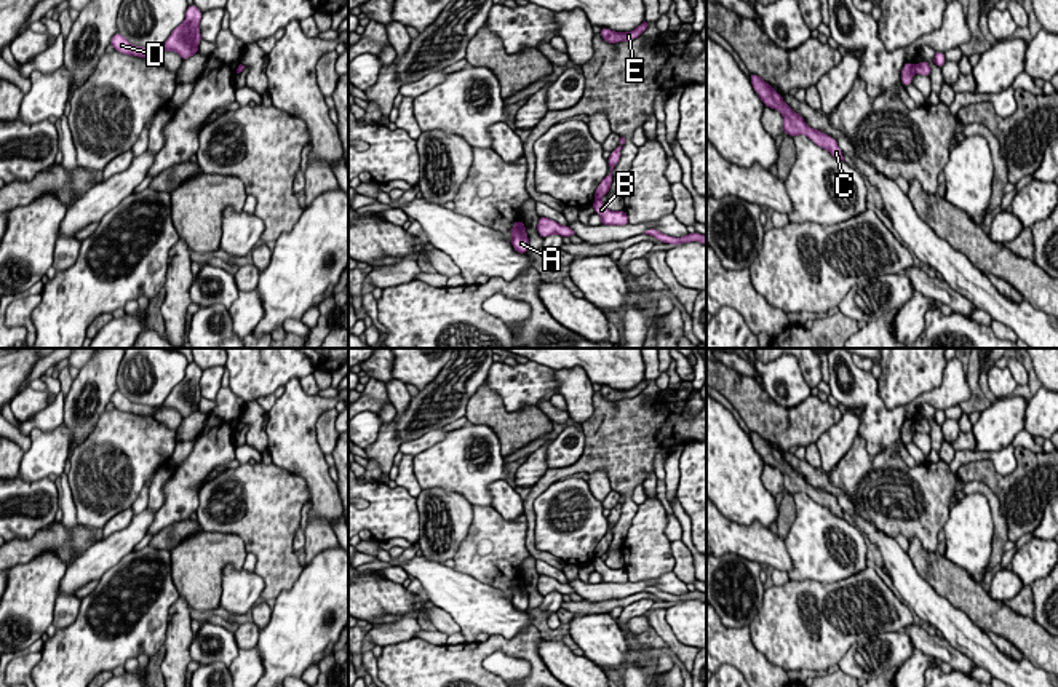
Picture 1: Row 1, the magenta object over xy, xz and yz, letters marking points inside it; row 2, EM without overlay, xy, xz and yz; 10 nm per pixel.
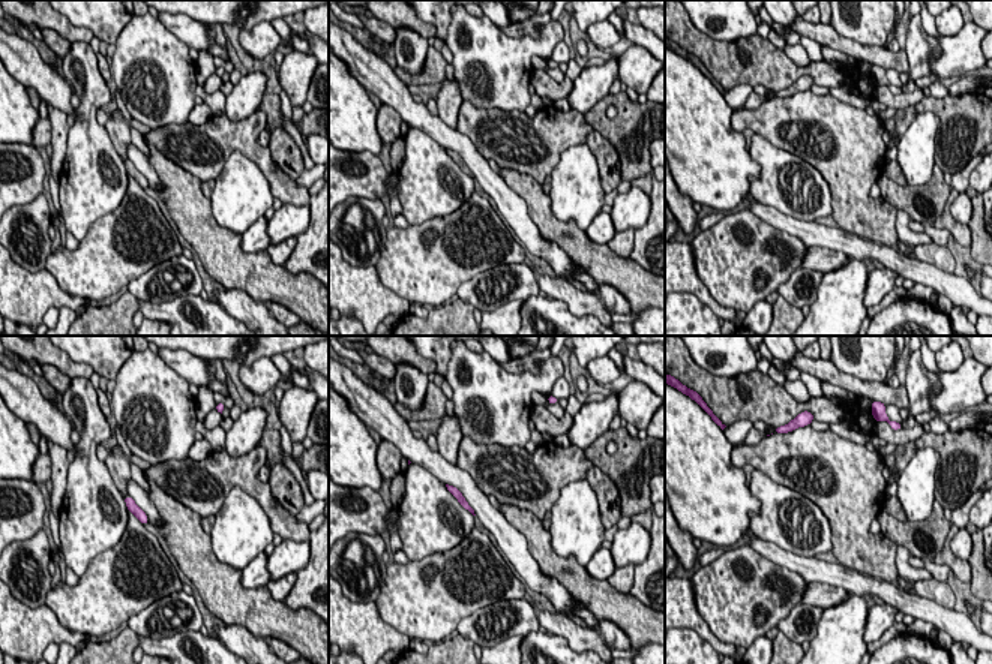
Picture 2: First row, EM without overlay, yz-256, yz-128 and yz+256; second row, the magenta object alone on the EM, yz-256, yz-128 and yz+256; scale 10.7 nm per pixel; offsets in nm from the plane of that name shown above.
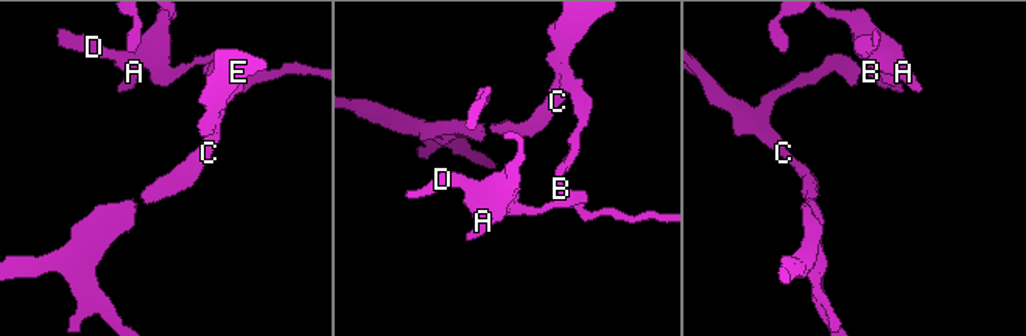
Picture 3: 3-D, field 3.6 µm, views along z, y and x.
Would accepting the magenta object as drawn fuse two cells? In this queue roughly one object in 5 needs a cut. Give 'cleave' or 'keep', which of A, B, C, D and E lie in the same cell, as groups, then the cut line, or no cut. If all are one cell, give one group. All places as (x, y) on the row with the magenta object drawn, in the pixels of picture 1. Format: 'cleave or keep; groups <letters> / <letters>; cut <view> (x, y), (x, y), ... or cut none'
cleave; groups A B D / C E; cut yz (913, 66), (916, 71)

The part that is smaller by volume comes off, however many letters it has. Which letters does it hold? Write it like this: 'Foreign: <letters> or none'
Foreign: A, B, D

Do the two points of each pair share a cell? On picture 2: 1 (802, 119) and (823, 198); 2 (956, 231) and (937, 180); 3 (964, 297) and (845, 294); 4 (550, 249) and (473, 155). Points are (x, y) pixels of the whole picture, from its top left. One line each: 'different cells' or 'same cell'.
1: different cells
2: different cells
3: different cells
4: same cell

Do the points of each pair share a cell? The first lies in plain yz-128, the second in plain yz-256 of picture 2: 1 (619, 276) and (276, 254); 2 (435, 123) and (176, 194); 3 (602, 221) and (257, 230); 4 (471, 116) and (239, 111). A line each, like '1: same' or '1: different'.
1: different
2: different
3: same
4: different

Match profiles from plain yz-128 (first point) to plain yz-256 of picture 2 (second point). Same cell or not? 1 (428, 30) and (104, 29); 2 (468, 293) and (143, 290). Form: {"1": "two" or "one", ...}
{"1": "two", "2": "one"}

